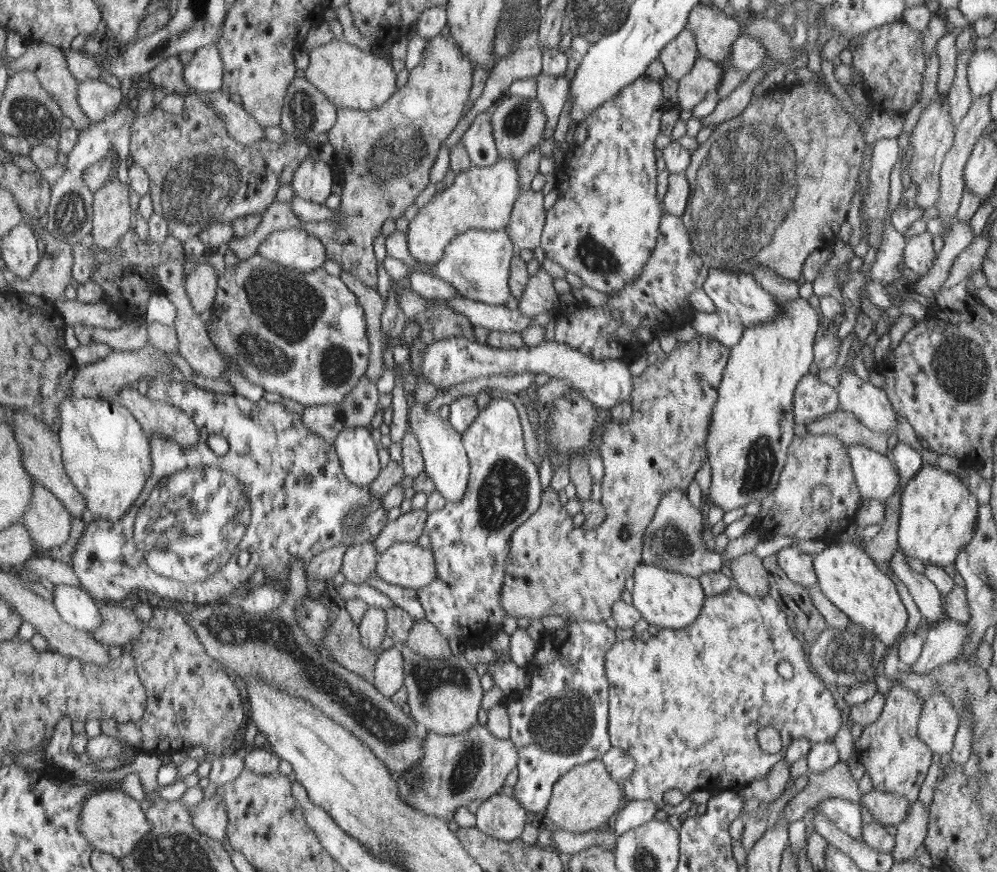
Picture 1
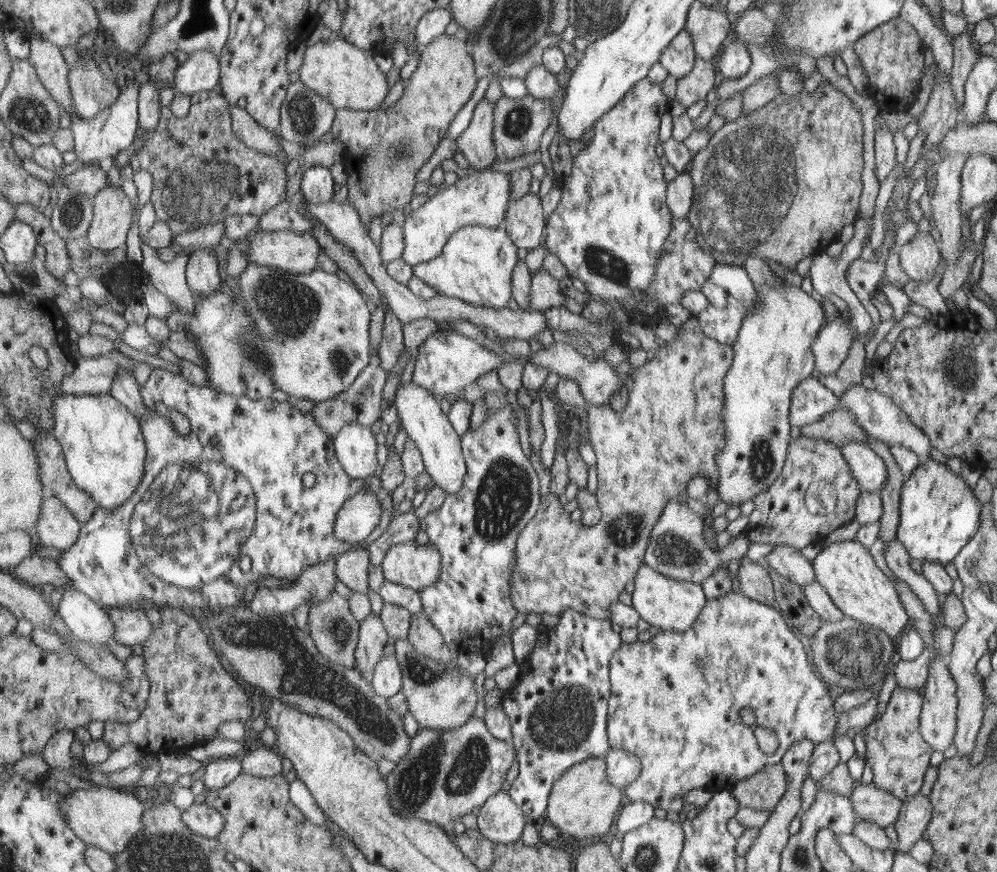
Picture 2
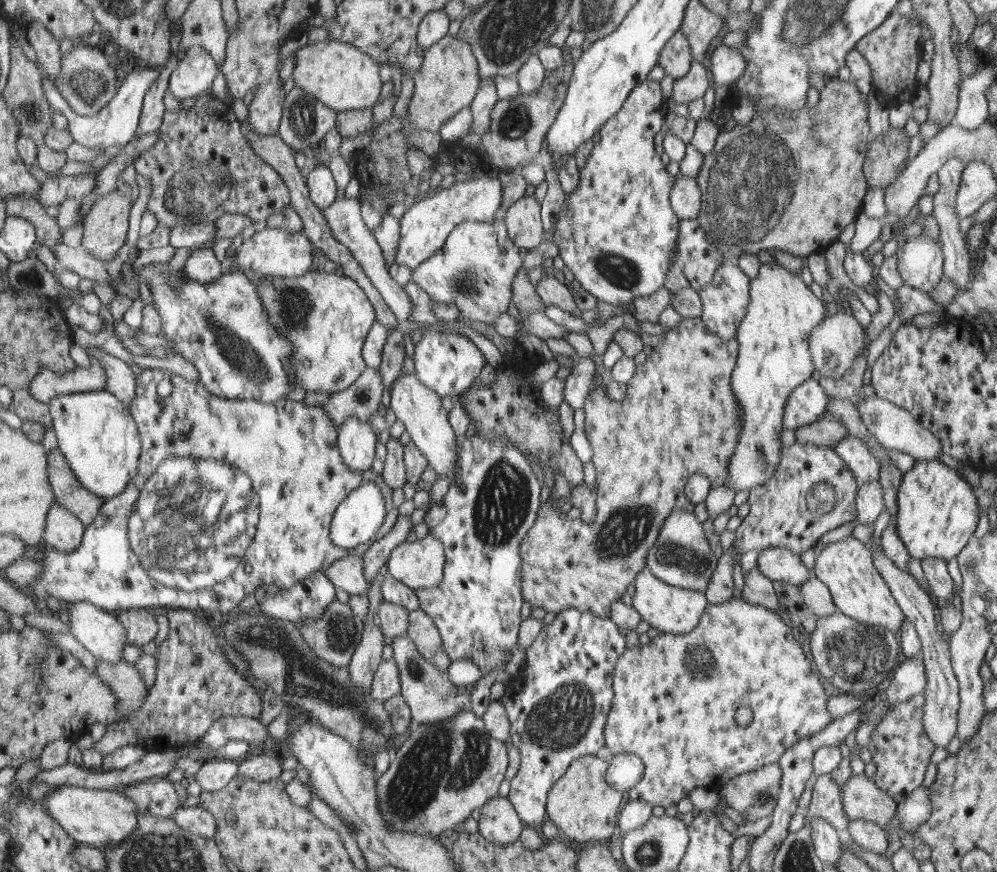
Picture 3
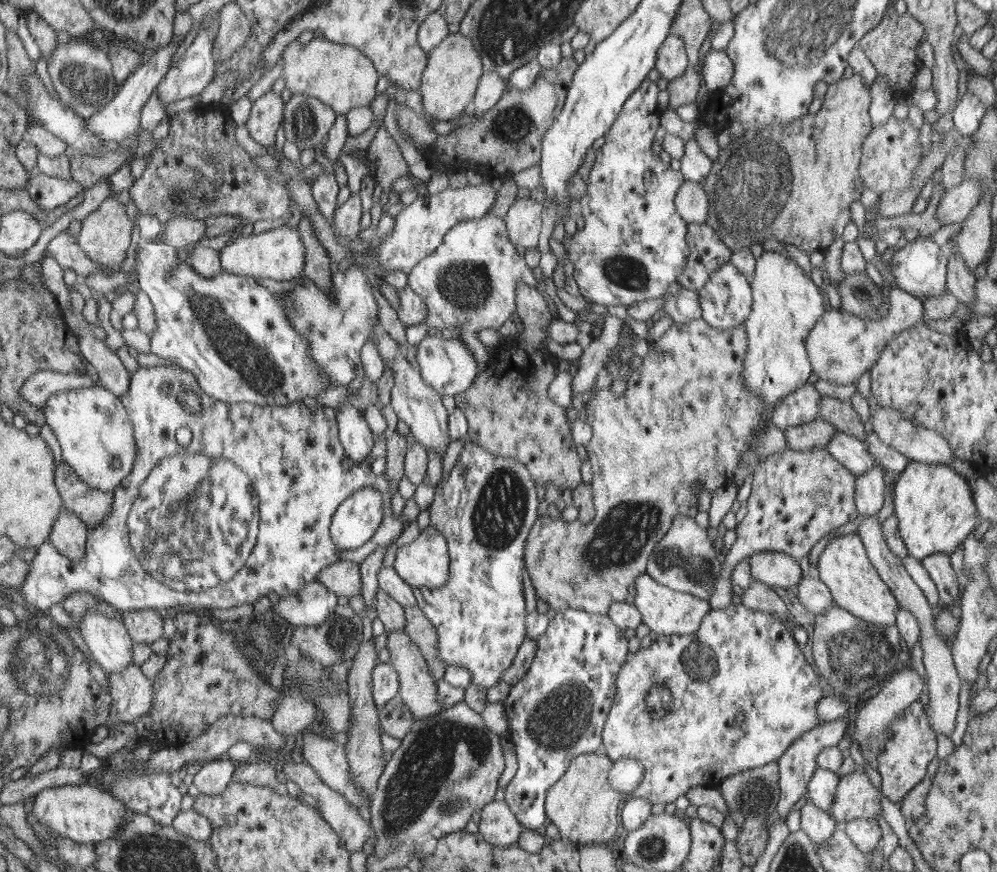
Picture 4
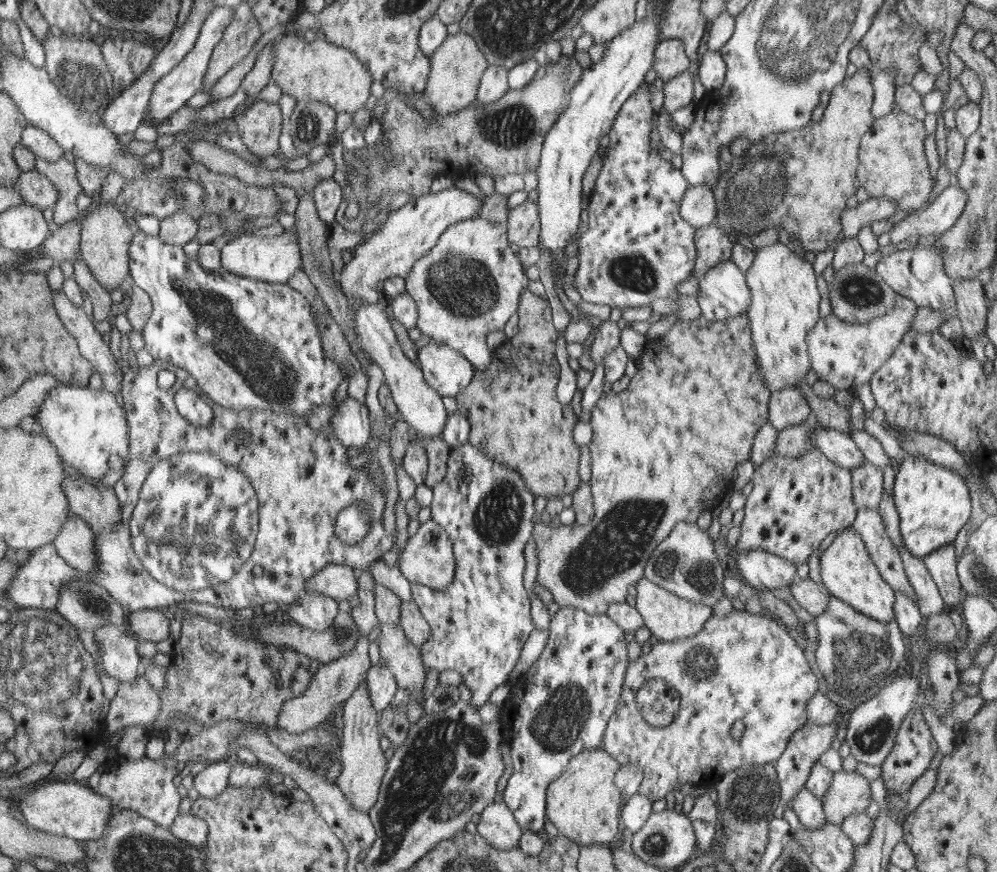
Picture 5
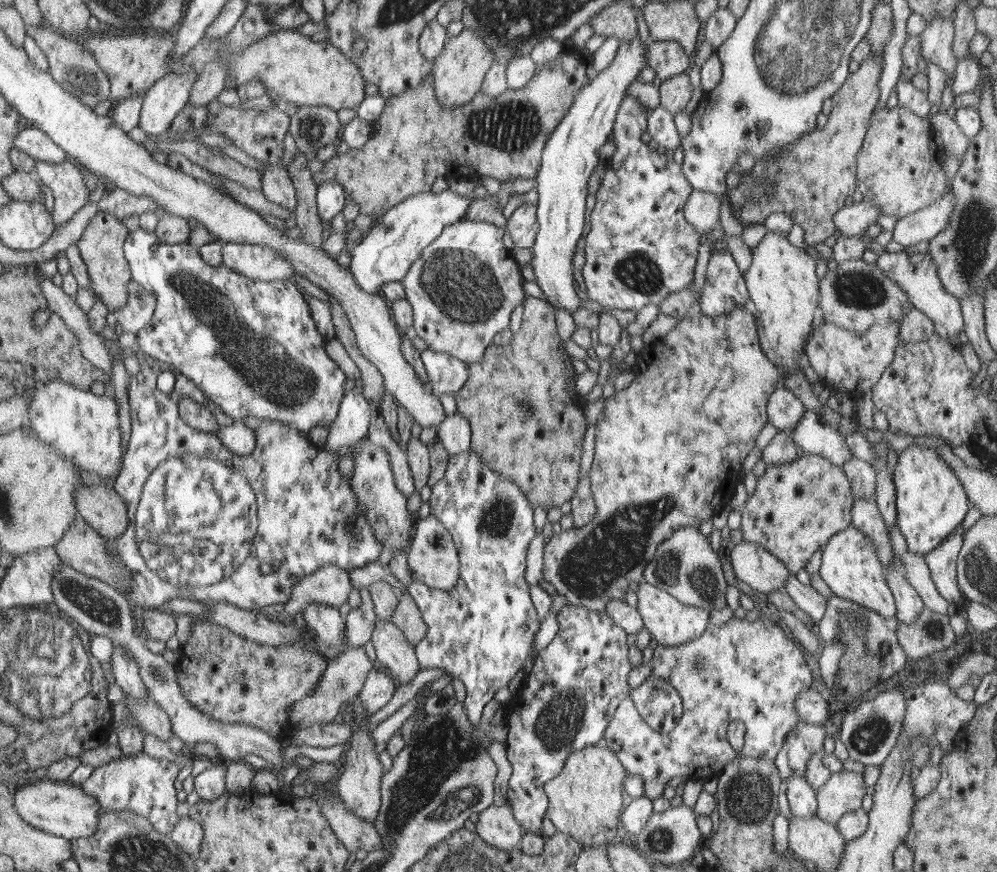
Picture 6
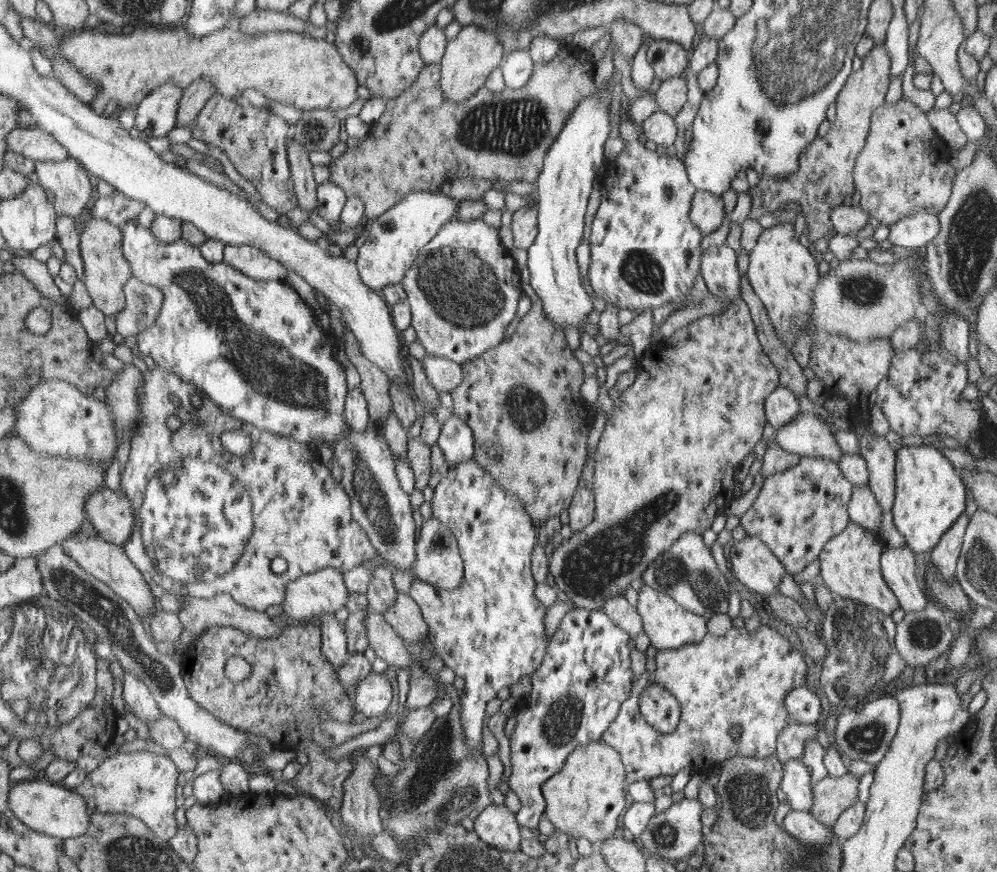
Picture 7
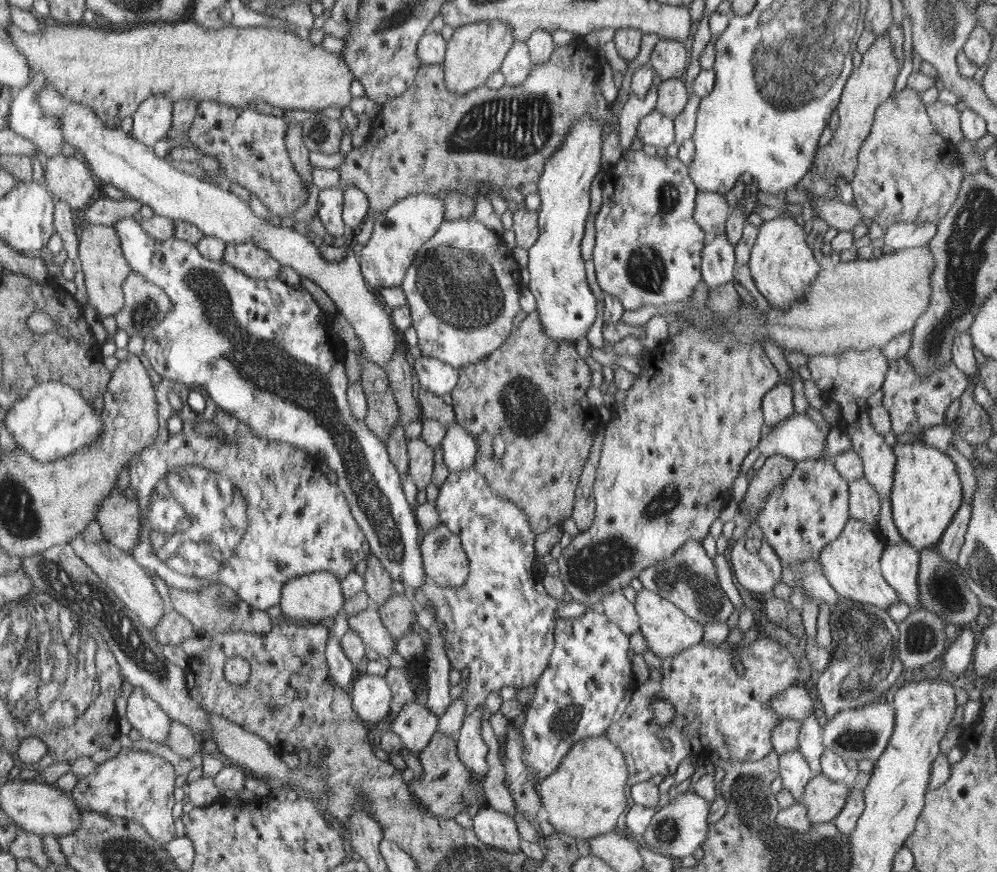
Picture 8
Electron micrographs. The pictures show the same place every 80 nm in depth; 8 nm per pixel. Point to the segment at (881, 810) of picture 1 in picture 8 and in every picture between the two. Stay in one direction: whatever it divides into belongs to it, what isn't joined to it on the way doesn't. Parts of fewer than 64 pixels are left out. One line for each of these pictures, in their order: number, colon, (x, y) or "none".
2: (869, 803)
3: (861, 799)
4: (855, 797)
5: (848, 793)
6: (842, 791)
7: (831, 795)
8: (822, 798)

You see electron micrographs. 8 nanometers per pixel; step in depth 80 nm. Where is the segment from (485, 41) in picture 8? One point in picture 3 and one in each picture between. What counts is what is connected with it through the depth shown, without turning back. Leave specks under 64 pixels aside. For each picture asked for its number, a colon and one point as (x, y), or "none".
3: (448, 78)
4: (448, 85)
5: (458, 64)
6: (458, 71)
7: (473, 54)

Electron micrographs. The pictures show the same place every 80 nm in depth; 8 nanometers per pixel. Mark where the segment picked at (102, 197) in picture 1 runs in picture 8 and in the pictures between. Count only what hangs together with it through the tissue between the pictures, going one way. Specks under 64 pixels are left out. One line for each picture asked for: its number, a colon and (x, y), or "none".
2: (111, 212)
3: (104, 226)
4: (104, 237)
5: (104, 237)
6: (99, 246)
7: (105, 272)
8: (101, 262)

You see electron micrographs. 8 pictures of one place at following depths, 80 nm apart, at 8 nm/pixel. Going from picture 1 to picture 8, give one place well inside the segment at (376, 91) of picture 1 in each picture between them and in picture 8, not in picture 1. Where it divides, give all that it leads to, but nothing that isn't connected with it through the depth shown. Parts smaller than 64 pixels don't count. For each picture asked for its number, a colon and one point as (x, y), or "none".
2: (348, 77)
3: (341, 76)
4: (340, 76)
5: (318, 70)
6: (298, 70)
7: (294, 69)
8: (110, 72)

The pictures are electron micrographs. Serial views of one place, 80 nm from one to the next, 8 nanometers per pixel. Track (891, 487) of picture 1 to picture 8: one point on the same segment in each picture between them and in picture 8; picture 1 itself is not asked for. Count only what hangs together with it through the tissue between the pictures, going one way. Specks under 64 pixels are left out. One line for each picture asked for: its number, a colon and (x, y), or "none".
2: (866, 467)
3: (853, 453)
4: (851, 453)
5: (837, 447)
6: (813, 437)
7: (805, 436)
8: (796, 438)

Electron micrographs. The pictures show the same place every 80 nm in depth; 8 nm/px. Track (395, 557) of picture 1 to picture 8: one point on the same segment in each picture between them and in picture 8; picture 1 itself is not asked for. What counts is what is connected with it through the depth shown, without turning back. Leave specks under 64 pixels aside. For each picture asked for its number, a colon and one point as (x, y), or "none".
2: (416, 566)
3: (419, 564)
4: (425, 561)
5: (427, 559)
6: (432, 559)
7: (439, 563)
8: (445, 561)

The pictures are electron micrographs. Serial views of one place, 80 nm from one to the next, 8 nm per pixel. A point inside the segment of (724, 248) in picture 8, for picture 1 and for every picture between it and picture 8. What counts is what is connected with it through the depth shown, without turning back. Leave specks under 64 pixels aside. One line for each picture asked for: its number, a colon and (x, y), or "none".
1: (739, 302)
2: (730, 294)
3: (724, 300)
4: (725, 300)
5: (723, 293)
6: (723, 289)
7: (719, 271)

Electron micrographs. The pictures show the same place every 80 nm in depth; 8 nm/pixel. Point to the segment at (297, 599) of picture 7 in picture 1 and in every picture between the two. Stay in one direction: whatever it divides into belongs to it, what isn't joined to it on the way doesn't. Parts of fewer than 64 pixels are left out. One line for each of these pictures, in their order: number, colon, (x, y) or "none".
1: (358, 561)
2: (350, 568)
3: (347, 573)
4: (342, 578)
5: (338, 582)
6: (330, 585)

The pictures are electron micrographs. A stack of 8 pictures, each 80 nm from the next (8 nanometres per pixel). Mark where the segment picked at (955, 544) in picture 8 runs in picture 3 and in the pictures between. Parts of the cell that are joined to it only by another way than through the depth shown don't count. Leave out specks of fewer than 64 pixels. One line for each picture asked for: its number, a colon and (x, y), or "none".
3: (941, 586)
4: (939, 569)
5: (941, 564)
6: (941, 561)
7: (943, 555)

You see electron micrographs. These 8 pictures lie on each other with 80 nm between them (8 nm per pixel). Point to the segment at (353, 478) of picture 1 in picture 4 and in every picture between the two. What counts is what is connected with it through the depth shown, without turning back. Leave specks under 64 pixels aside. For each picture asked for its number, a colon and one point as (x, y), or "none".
2: (355, 446)
3: (356, 441)
4: (355, 437)

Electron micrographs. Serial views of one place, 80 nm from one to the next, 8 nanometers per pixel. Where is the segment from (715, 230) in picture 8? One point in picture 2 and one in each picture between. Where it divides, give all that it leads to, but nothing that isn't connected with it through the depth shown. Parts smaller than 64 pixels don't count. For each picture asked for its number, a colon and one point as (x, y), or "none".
2: (680, 194)
3: (685, 197)
4: (691, 202)
5: (697, 207)
6: (701, 209)
7: (706, 213)

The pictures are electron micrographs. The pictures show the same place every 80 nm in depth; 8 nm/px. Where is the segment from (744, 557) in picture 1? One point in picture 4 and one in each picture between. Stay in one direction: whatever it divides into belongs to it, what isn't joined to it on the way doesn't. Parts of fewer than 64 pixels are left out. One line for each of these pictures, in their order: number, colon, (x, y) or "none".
2: (754, 582)
3: (757, 589)
4: (758, 596)

